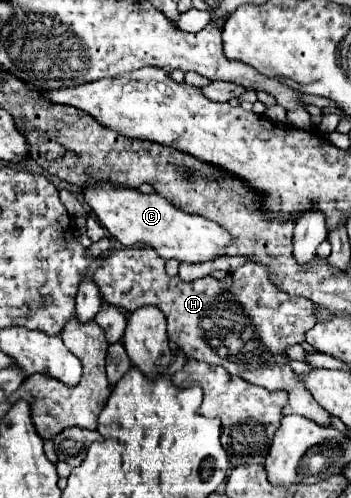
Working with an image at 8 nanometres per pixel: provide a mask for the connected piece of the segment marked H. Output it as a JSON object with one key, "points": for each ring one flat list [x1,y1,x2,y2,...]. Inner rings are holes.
{"points":[[132,247,132,249,120,249,114,251,108,259,104,259,100,263,100,267,94,271,92,275,94,283,100,287,100,293,104,297,106,303,116,305,116,307,124,307,128,311,136,311,138,307,144,305,156,305,164,317,166,317,166,325,168,325,168,337,170,341,178,343,180,349,196,361,204,361,210,365,220,365,224,367,230,375,236,375,252,385,264,387,268,391,286,391,288,393,288,403,284,407,284,415,304,415,320,425,330,425,332,423,332,415,322,409,316,399,308,393,308,389,302,385,302,381,296,379,296,373,290,369,288,365,288,355,284,353,286,347,302,343,304,341,304,333,308,329,312,329,312,325,316,323,314,319,314,305,312,301,304,299,304,297,296,297,296,295,288,295,282,289,278,289,270,277,268,277,268,269,264,265,254,265,254,263,246,263,242,267,238,267,234,273,230,273,224,281,218,281,214,277,204,277,192,283,182,283,178,277,170,277,164,271,164,259,160,259,152,247]]}

